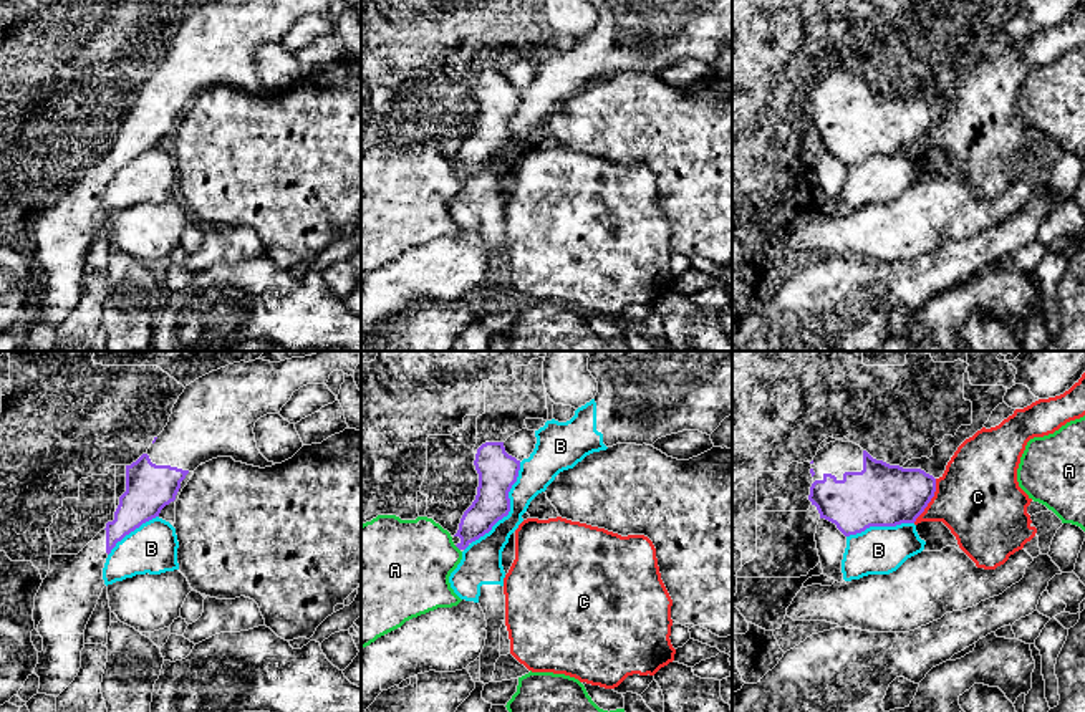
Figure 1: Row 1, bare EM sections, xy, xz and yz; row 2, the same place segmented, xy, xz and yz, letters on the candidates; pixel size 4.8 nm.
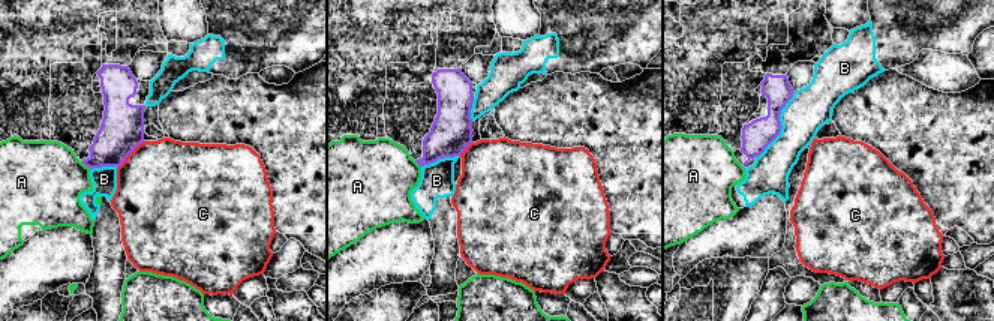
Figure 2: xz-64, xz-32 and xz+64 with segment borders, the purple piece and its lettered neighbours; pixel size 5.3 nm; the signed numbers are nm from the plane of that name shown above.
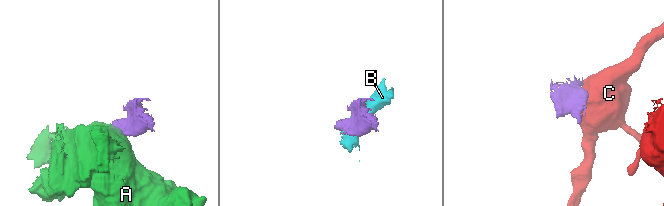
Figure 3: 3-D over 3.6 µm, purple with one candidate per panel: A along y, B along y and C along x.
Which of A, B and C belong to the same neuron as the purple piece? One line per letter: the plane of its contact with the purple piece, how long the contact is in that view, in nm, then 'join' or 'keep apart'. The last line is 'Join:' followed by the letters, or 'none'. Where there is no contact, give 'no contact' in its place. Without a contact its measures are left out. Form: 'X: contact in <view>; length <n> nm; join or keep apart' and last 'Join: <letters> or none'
A: contact in xz; length 40 nm; keep apart
B: contact in xz; length 500 nm; keep apart
C: contact in yz; length 240 nm; keep apart
Join: none

